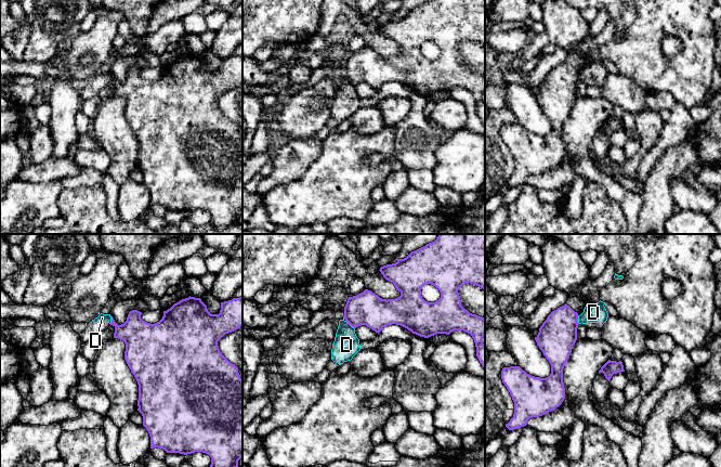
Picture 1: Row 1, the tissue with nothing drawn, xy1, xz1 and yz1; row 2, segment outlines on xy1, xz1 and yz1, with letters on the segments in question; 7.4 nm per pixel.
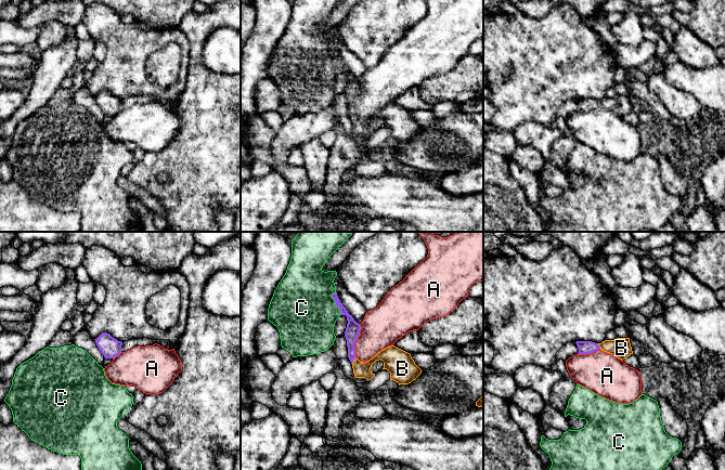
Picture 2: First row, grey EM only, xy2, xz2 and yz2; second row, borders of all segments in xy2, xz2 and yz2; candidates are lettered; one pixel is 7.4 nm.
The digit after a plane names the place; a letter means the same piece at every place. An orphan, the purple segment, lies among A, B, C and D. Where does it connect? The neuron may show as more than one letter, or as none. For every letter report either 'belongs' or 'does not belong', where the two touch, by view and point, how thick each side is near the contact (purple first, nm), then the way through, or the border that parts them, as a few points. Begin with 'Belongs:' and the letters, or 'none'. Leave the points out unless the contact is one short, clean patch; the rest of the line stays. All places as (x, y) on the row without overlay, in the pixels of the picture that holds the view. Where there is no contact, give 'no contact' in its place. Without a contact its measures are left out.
Belongs: B
A: does not belong; contact xz2 (355, 98); calibres 110 and 300 nm; border xz2 (360, 81), (360, 92), (354, 101), (354, 114)
B: belongs; contact xz2 (352, 118); calibres 110 and 120 nm; way xz2 (352, 89), (352, 118), (361, 127)
C: does not belong; contact xz2 (336, 61); calibres 110 and 460 nm
D: does not belong; contact xz1 (349, 80); calibres 240 and 190 nm; border xz1 (343, 75), (354, 86)

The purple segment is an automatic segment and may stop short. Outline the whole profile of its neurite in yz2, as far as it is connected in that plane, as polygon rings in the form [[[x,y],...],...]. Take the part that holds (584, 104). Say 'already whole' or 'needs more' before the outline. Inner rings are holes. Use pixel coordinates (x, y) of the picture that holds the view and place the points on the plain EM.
needs more; [[[617,95],[614,97],[605,97],[601,101],[592,99],[577,99],[578,112],[590,112],[597,107],[610,110],[620,117],[624,117],[633,112],[630,95]]]

